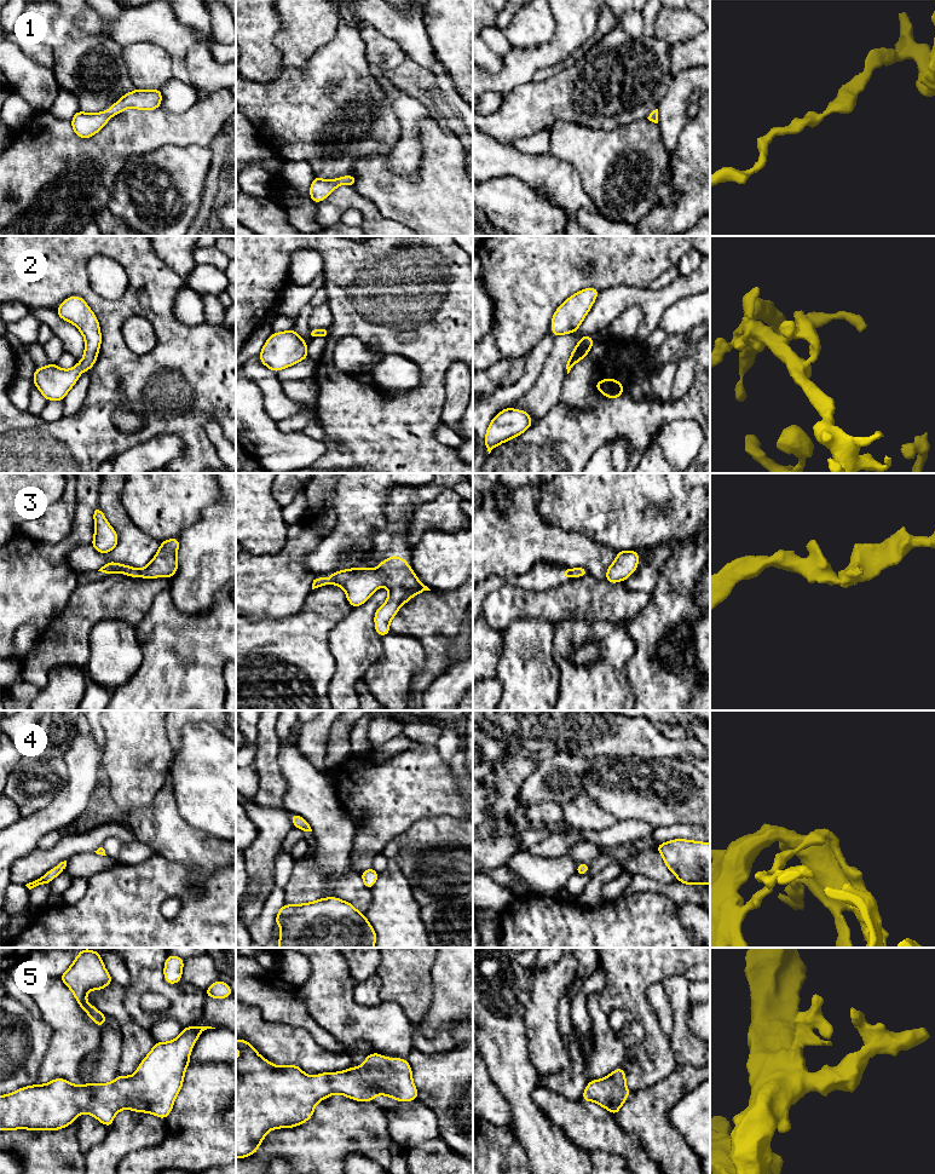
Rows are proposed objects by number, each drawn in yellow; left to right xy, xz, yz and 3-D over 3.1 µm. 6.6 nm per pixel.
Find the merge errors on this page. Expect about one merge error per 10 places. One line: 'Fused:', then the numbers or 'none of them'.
Fused: none of them

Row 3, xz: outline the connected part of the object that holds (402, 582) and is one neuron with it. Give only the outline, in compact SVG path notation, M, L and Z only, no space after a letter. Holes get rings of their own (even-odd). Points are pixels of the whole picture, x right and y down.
M389 556L376 569L351 568L333 572L328 580L314 577L312 589L328 583L342 587L353 608L364 604L381 586L388 588L387 600L374 616L375 631L380 637L391 633L389 622L403 604L421 592L431 591L420 582L406 559L397 556Z

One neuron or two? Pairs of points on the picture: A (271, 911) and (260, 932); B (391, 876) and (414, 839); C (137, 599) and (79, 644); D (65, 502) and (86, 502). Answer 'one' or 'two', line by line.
A: one
B: two
C: one
D: two

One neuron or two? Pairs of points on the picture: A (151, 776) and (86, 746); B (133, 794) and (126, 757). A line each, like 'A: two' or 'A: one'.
A: two
B: one

